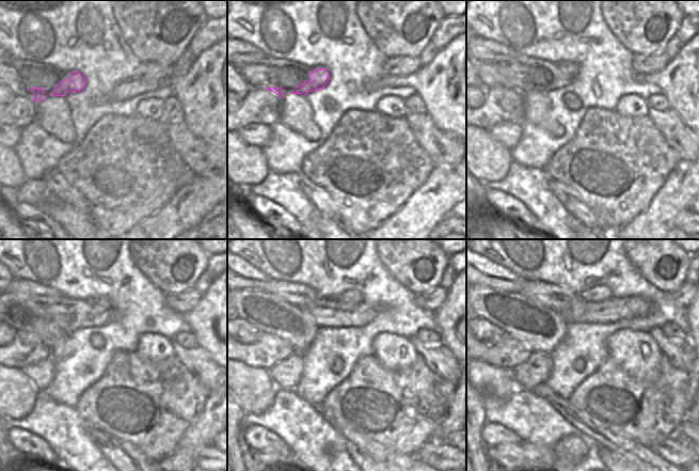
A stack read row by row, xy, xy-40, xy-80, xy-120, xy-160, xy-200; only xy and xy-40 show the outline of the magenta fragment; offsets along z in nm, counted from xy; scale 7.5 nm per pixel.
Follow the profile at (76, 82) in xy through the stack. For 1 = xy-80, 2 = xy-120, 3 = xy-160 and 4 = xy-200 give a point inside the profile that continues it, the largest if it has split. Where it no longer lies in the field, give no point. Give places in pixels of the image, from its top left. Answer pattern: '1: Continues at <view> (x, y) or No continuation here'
1: Continues at xy-80 (560, 78)
2: Continues at xy-120 (80, 320)
3: Continues at xy-160 (347, 299)
4: Continues at xy-200 (596, 294)

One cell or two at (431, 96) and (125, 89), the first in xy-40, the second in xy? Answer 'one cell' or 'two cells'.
one cell

